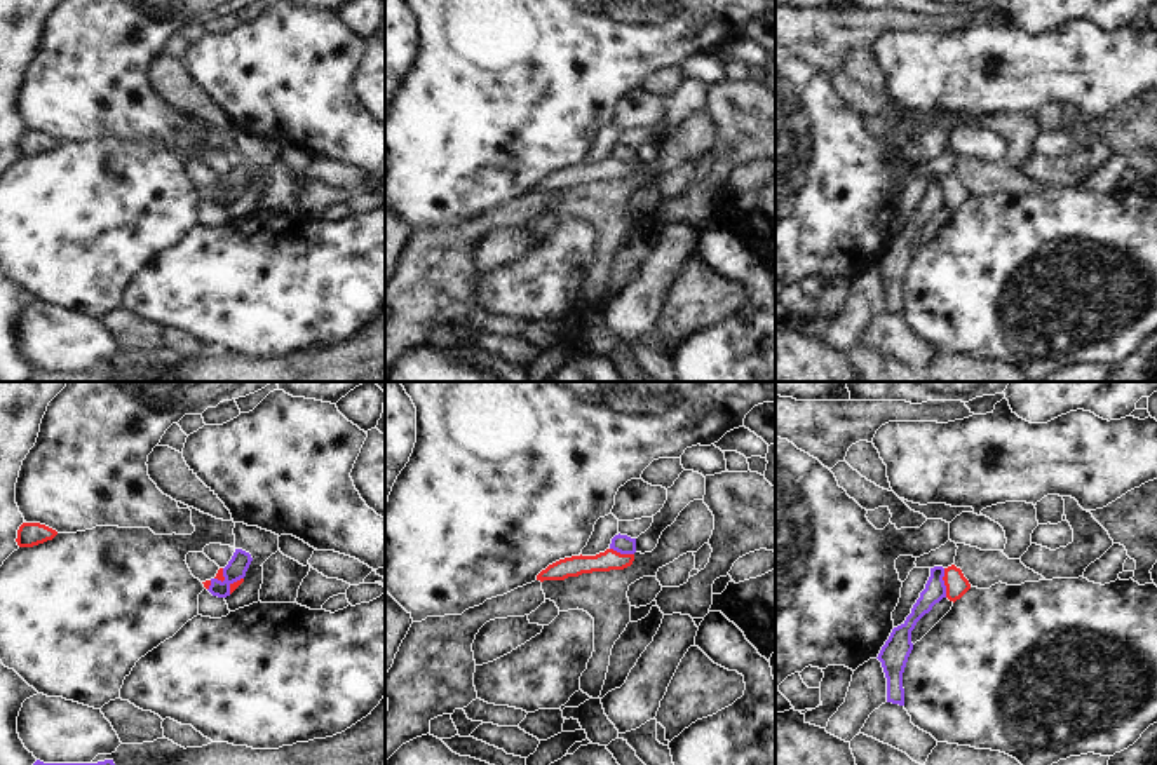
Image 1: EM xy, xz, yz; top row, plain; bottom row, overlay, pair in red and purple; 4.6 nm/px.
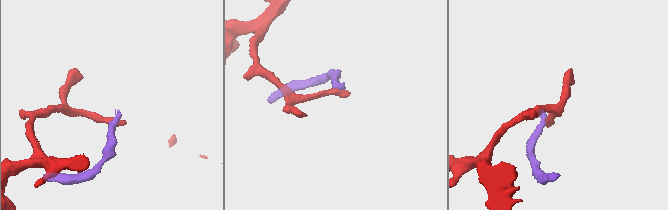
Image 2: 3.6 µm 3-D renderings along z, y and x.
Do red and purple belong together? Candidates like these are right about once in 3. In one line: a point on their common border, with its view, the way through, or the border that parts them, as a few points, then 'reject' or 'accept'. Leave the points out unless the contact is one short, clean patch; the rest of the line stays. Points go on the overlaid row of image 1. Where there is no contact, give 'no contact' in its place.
meets red in yz at (945, 582); border along yz (943, 568), (947, 596); reject

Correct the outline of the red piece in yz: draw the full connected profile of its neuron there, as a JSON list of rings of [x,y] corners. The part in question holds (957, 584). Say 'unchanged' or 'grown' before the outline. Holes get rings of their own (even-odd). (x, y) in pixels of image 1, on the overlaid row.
unchanged | [[[955,565],[944,568],[943,580],[946,586],[946,598],[953,603],[971,589],[969,580],[964,577],[962,570],[957,568]]]

